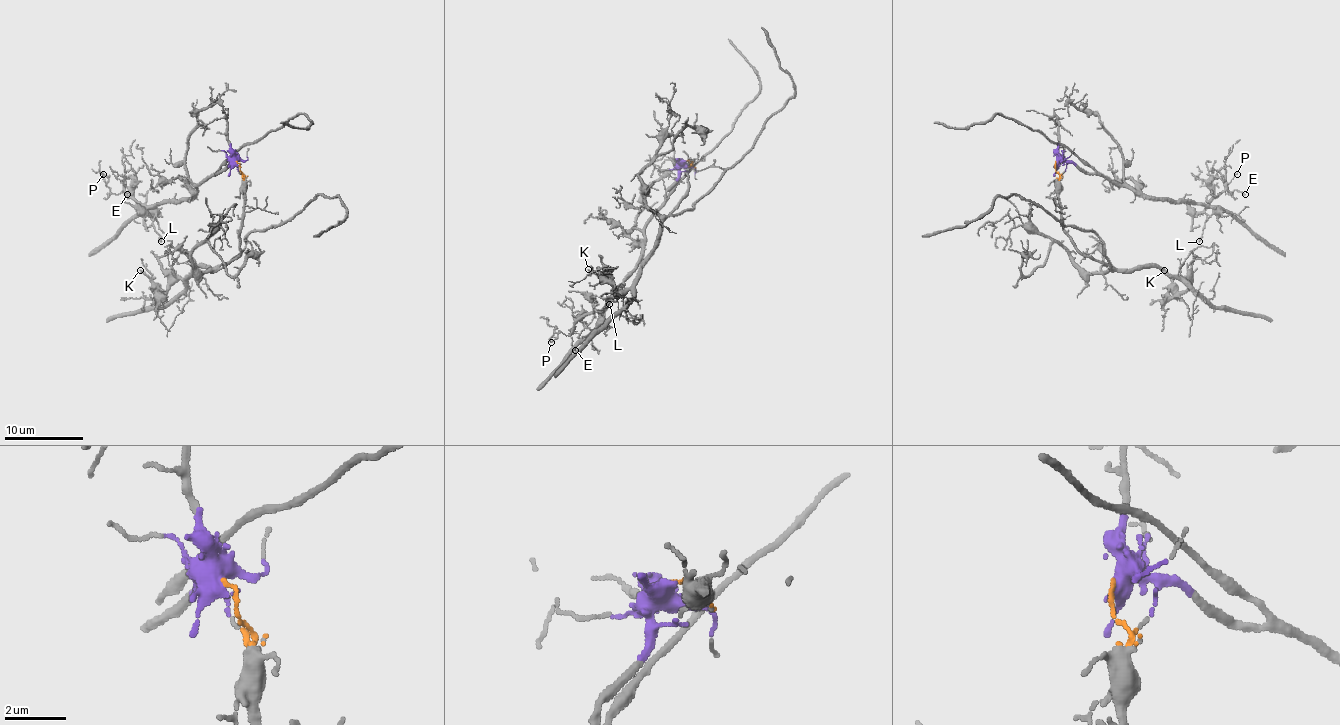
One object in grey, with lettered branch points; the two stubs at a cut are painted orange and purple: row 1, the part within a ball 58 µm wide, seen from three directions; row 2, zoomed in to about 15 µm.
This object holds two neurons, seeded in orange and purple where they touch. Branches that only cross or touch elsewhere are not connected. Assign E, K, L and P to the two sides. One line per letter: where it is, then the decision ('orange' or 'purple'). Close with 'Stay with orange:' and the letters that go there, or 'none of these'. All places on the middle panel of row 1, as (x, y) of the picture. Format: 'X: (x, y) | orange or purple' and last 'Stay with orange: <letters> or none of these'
E: (575, 350) | purple
K: (588, 269) | orange
L: (609, 304) | purple
P: (551, 342) | purple
Stay with orange: K

